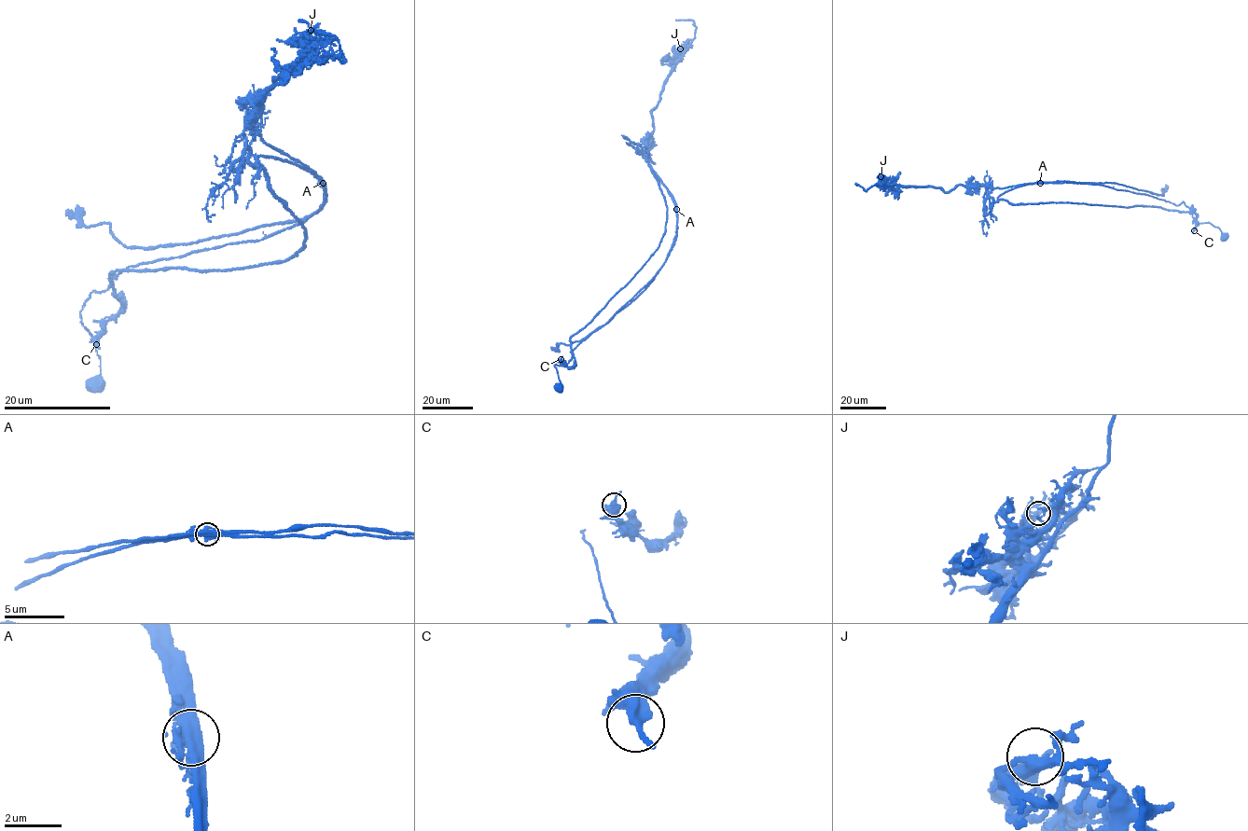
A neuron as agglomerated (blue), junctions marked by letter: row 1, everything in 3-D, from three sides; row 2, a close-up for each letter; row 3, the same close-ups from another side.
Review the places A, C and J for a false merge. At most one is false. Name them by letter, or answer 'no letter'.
A

